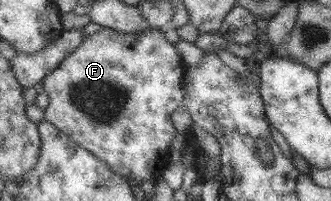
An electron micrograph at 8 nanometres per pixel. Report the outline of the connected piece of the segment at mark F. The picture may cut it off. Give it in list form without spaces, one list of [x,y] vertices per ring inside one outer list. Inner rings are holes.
[[[103,27],[102,30],[96,31],[91,35],[84,37],[84,42],[71,52],[64,61],[58,66],[58,69],[49,73],[42,86],[44,93],[50,97],[50,103],[45,110],[45,120],[55,125],[61,132],[67,133],[79,146],[88,149],[94,156],[100,157],[114,172],[120,173],[124,178],[131,176],[141,182],[146,180],[156,181],[162,175],[162,172],[168,168],[168,164],[175,160],[176,155],[170,150],[170,145],[174,136],[177,134],[176,126],[172,122],[172,114],[176,108],[182,108],[187,92],[185,88],[186,67],[176,50],[174,43],[170,42],[165,32],[156,27],[151,27],[149,30],[142,30],[136,34],[126,34],[108,27]]]

